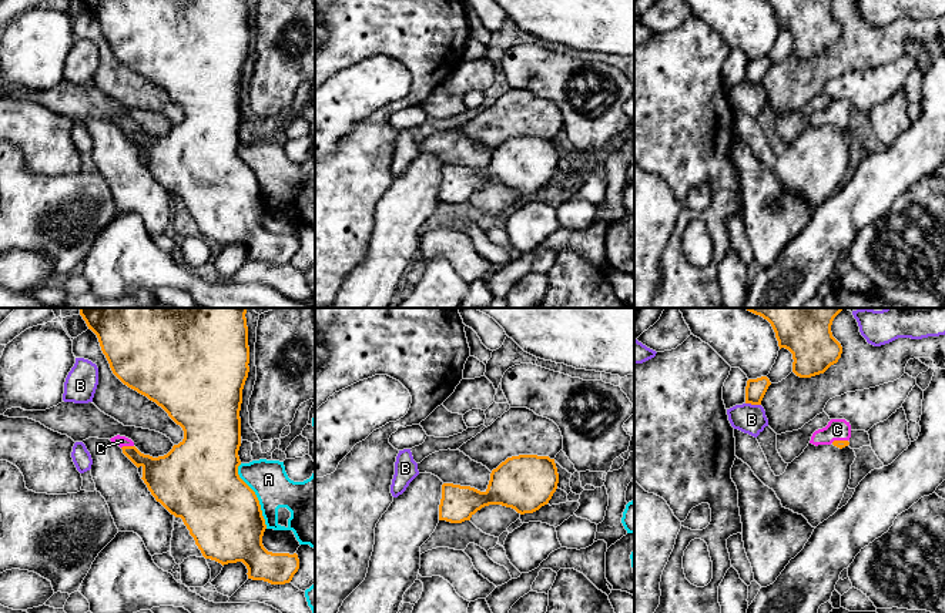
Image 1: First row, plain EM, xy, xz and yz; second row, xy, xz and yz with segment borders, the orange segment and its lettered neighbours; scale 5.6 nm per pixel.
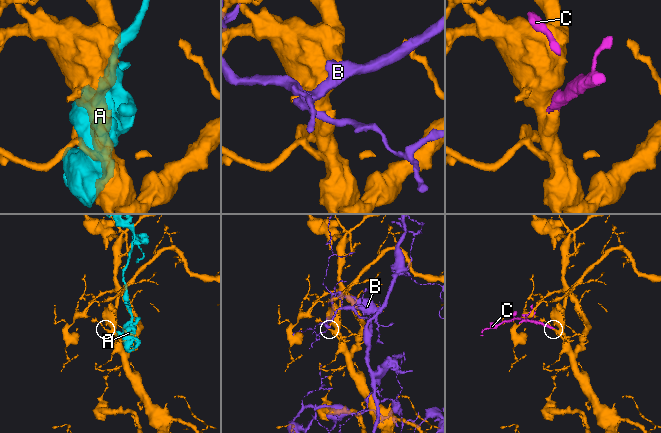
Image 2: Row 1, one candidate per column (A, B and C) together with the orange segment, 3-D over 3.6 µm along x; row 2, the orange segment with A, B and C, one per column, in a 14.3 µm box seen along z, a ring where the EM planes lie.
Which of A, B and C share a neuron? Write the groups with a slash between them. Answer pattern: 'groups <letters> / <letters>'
groups A / B / C

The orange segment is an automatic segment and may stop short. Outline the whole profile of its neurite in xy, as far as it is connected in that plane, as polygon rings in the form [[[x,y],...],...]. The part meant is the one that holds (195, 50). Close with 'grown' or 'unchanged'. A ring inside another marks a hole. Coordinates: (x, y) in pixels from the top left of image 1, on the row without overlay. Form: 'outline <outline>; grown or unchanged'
outline [[[84,0],[100,23],[113,54],[128,68],[161,87],[182,108],[184,120],[158,138],[141,134],[125,117],[114,117],[123,134],[143,148],[143,161],[151,175],[171,195],[181,198],[205,239],[228,245],[242,242],[248,259],[271,265],[289,264],[299,249],[298,235],[272,234],[262,225],[267,210],[255,172],[239,158],[241,84],[249,53],[247,0]]]; grown

